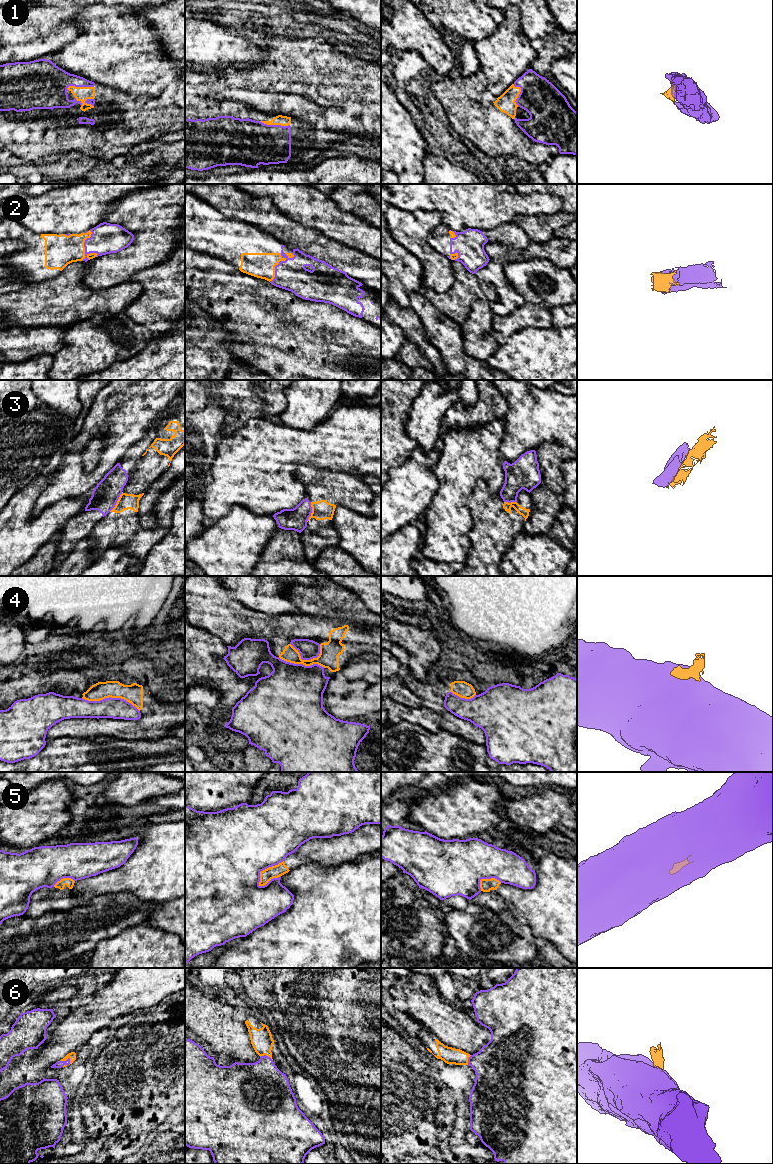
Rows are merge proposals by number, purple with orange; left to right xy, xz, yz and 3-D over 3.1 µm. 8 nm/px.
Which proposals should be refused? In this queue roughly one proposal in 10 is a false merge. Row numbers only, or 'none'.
3, 4, 5

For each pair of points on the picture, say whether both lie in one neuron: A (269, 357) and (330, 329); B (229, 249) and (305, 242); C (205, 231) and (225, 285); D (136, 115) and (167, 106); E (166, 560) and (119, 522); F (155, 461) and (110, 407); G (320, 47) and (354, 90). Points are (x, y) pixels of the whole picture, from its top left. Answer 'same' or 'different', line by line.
A: same
B: different
C: different
D: same
E: different
F: different
G: same

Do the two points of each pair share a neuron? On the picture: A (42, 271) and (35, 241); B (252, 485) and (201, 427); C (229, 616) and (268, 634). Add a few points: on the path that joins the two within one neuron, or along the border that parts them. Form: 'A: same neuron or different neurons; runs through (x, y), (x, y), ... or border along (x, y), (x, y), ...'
A: same neuron; runs through (42, 264), (42, 250), (40, 248)
B: different neurons; border along (220, 438), (217, 444), (215, 460), (210, 468)
C: same neuron; runs through (239, 622), (258, 625)

